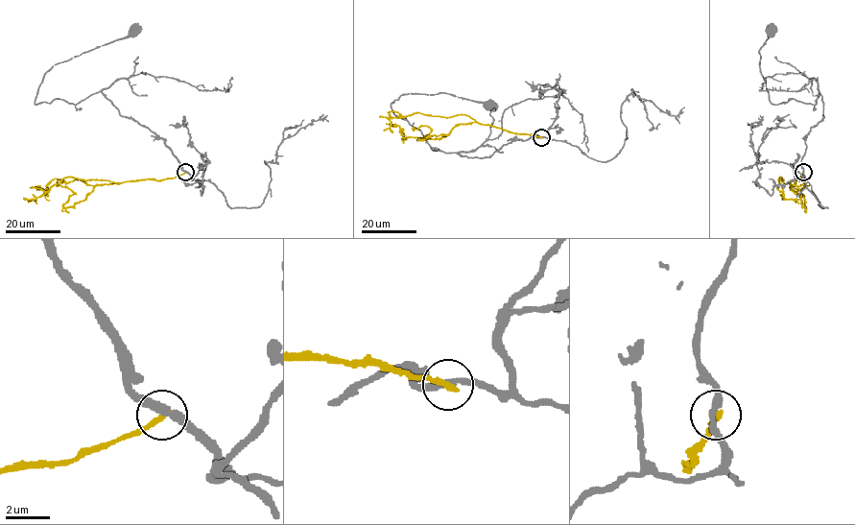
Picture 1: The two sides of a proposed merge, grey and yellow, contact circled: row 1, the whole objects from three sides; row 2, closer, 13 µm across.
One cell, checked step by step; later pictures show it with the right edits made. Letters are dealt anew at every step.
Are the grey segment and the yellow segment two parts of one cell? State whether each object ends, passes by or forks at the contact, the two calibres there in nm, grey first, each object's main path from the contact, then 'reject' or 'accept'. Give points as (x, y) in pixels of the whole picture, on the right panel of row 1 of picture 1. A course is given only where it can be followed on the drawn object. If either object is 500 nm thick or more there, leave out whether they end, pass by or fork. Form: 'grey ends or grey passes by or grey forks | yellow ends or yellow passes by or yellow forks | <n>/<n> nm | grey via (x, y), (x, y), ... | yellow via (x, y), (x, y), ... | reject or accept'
grey passes by | yellow ends | 320/280 nm | grey via (803, 172), (806, 135), (823, 117), (822, 96), (819, 91), (815, 104), (771, 103), (759, 64), (771, 29) | yellow via (803, 172), (798, 180), (788, 182), (800, 191), (801, 205), (805, 207), (804, 199), (792, 190), (795, 179) | reject

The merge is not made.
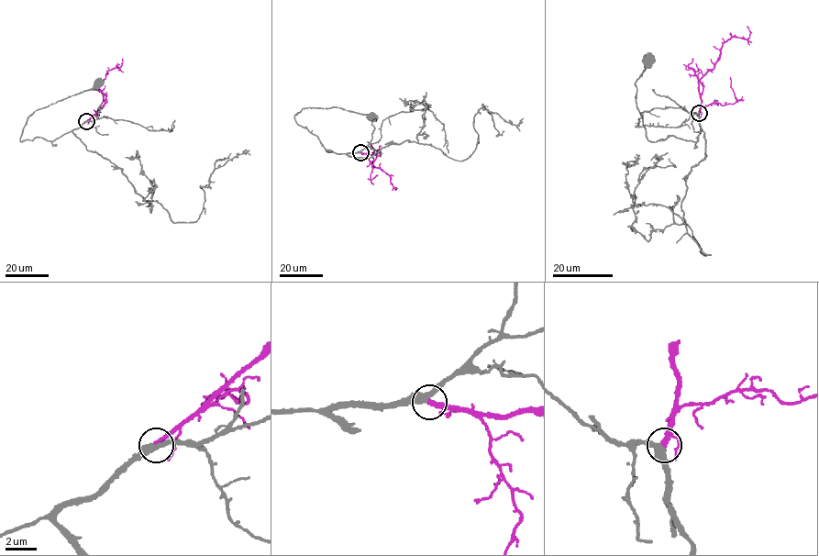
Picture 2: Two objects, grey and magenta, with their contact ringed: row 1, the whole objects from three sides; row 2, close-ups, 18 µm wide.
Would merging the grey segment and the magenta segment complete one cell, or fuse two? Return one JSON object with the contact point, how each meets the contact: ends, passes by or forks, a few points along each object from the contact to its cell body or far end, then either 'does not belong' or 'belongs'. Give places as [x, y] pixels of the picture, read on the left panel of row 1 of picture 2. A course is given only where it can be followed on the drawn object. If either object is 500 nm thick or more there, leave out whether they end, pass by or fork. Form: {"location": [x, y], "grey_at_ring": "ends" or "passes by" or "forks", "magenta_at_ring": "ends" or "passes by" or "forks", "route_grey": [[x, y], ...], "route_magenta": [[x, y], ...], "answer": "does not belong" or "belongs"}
{"location": [86, 121], "grey_at_ring": "passes by", "magenta_at_ring": "ends", "route_grey": [[85, 121], [52, 141], [42, 138], [20, 139], [27, 118], [36, 110], [91, 90], [98, 82]], "route_magenta": [[86, 121], [104, 105], [99, 83], [108, 72], [121, 66], [122, 59]], "answer": "belongs"}

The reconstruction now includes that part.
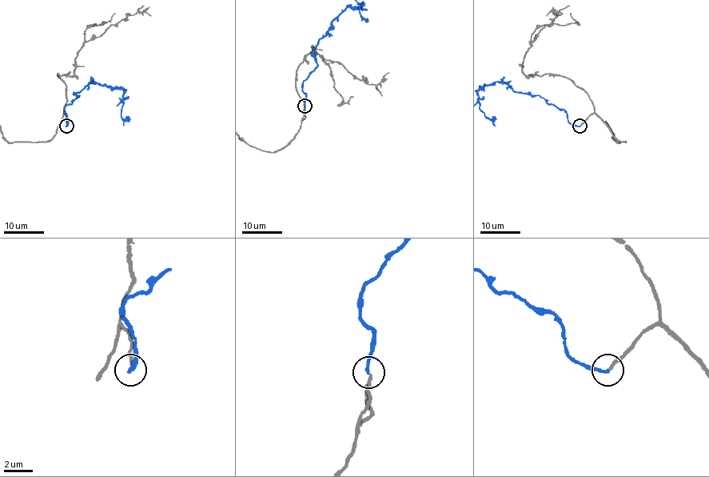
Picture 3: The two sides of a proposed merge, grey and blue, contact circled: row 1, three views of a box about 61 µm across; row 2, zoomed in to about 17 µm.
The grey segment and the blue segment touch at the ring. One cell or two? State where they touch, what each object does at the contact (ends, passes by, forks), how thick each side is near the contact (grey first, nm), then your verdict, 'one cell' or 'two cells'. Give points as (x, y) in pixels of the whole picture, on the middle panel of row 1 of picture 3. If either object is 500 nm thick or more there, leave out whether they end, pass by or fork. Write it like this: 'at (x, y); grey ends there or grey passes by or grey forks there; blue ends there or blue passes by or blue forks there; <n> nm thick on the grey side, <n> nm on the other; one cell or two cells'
at (304, 106); grey ends there; blue ends there; 200 nm thick on the grey side, 200 nm on the other; one cell

